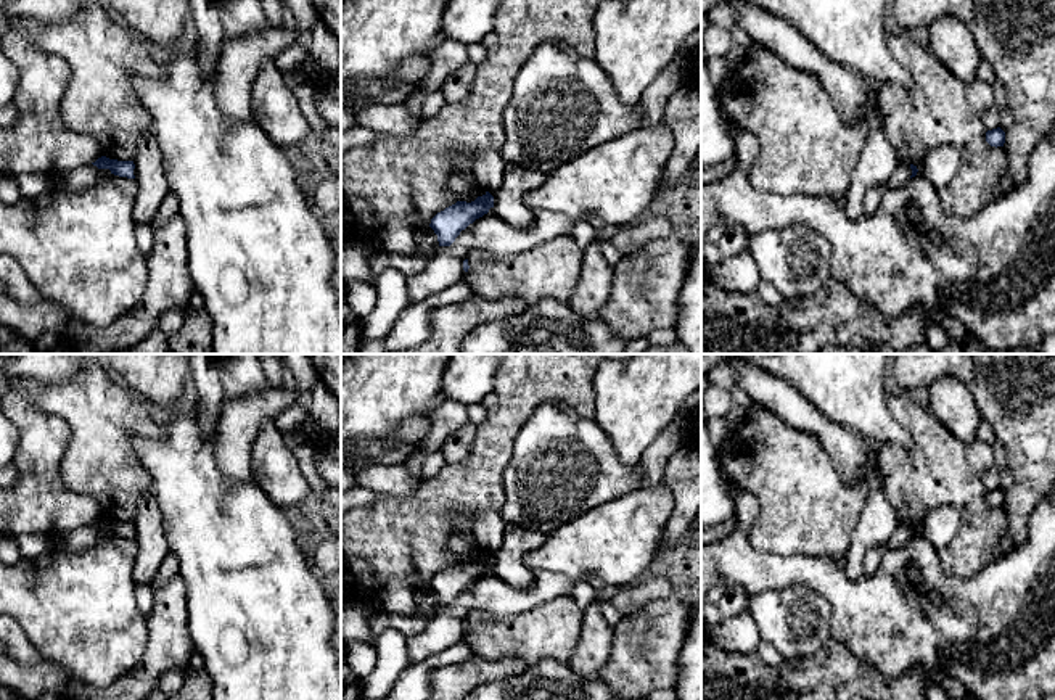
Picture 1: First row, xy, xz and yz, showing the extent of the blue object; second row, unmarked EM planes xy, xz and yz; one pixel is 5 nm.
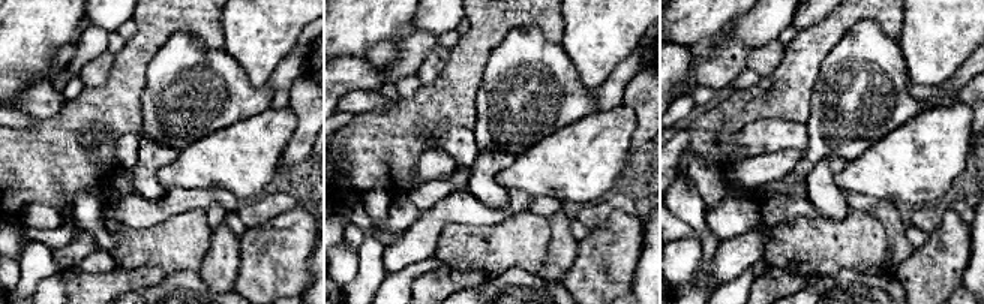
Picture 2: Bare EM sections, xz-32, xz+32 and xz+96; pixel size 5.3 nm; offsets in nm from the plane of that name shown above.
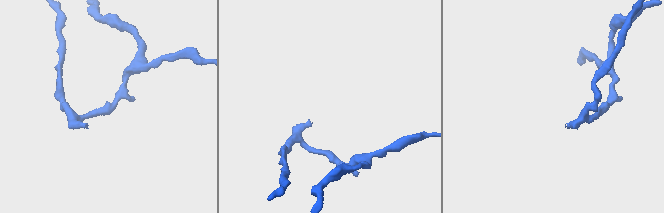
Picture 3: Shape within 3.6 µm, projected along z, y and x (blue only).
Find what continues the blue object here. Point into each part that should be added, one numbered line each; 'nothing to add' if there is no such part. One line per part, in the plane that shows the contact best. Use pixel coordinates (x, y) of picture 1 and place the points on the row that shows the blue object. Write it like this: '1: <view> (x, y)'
1: yz (903, 172)

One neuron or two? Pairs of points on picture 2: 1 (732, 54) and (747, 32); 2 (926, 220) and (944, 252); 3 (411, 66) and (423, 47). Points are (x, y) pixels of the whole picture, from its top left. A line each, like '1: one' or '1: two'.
1: two
2: two
3: one

